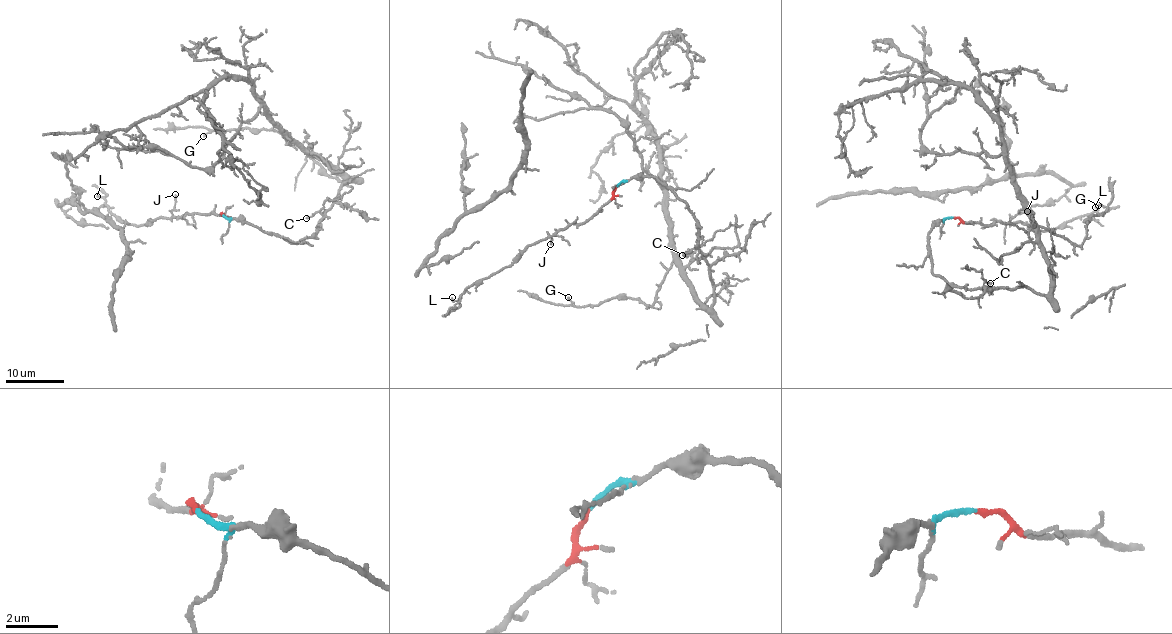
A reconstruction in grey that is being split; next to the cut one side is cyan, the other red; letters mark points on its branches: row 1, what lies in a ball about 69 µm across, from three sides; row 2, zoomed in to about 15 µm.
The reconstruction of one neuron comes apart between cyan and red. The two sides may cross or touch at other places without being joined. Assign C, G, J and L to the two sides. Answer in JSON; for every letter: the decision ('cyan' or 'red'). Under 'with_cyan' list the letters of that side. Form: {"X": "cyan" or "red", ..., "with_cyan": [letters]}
{"C": "cyan", "G": "cyan", "J": "red", "L": "red", "with_cyan": ["C", "G"]}

